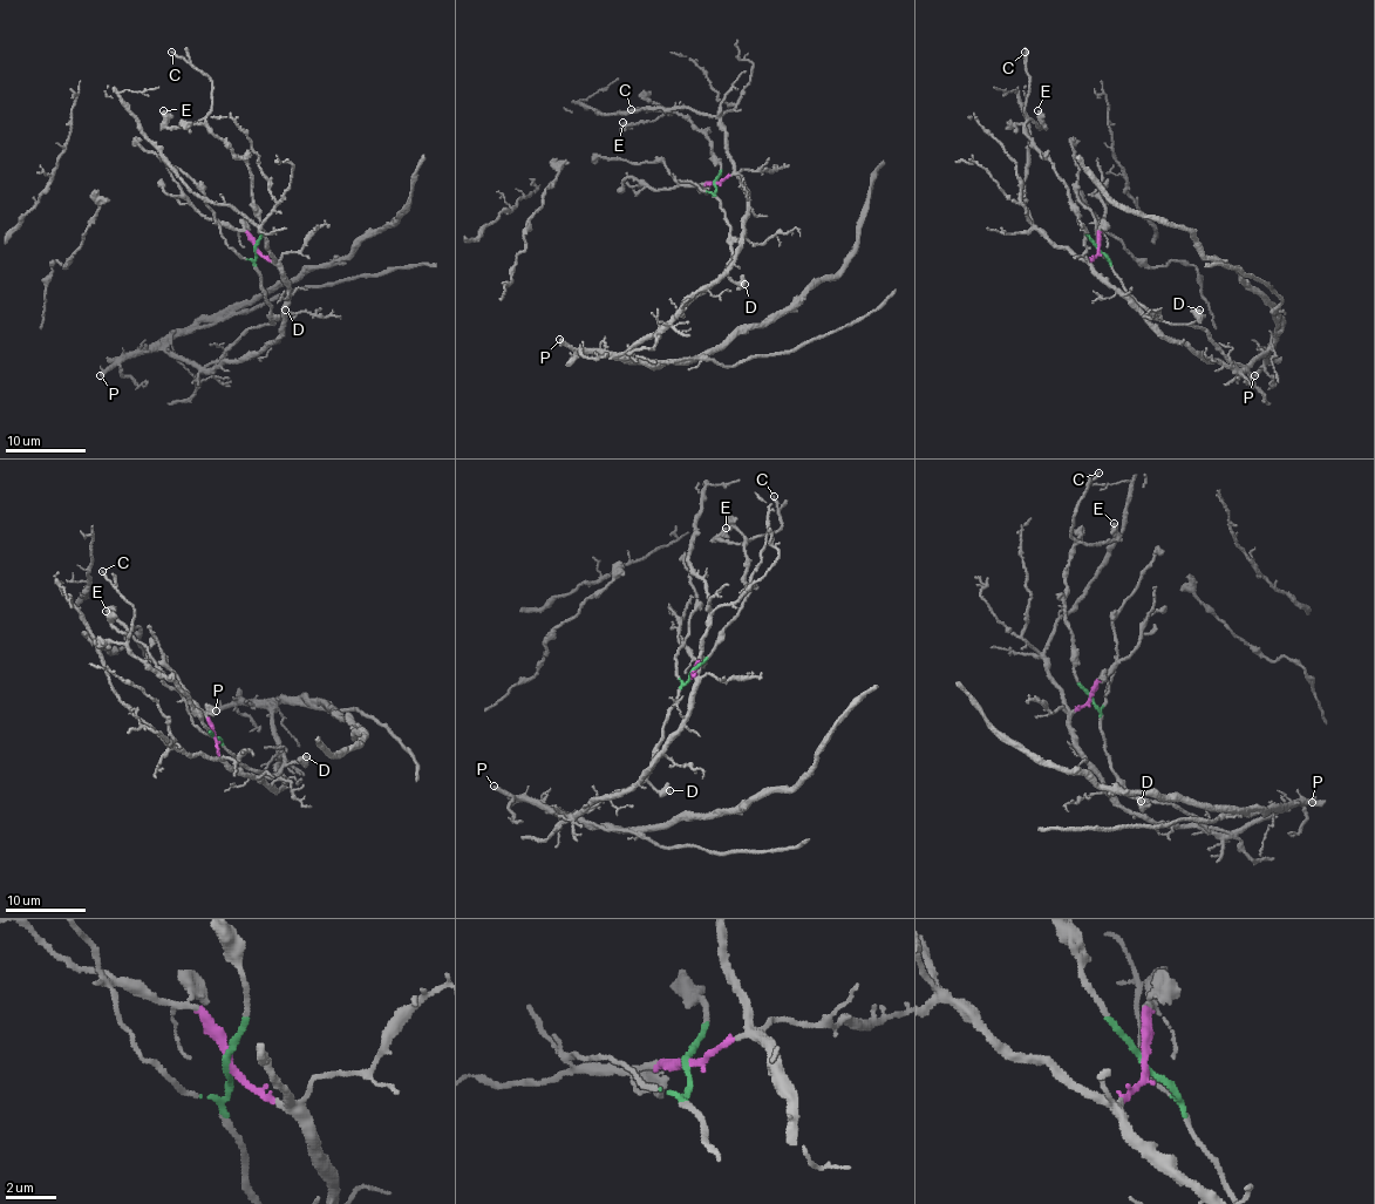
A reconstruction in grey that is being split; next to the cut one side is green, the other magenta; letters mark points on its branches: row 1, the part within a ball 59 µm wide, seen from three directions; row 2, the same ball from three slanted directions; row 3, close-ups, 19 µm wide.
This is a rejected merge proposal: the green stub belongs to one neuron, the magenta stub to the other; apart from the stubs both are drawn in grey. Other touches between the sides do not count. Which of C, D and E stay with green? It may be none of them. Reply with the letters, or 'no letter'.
C, D, E

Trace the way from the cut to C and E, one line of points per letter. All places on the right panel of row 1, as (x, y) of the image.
C: (1097, 249), (1082, 225), (1068, 184), (1026, 133), (1029, 80), (1023, 60), (1026, 52)
E: (1097, 249), (1082, 225), (1068, 184), (1026, 133), (1029, 118), (1041, 127), (1037, 110)

